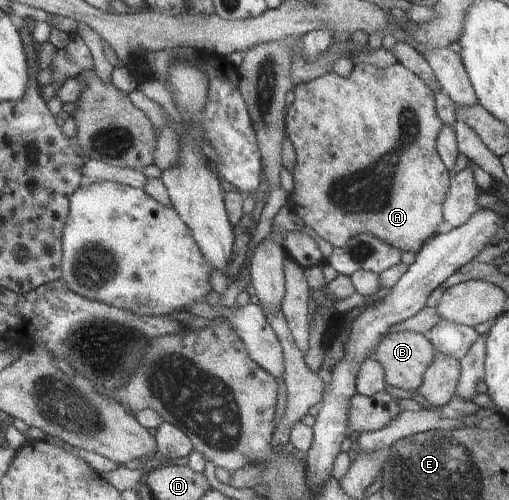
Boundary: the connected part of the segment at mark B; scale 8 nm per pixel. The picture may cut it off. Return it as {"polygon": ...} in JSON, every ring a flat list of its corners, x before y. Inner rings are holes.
{"polygon":[[409,331,386,333,374,353,374,360,380,364,384,372,385,386,392,386,398,390,416,391,422,383,422,376,426,366,432,363,435,351,432,349,430,342,422,335]]}

